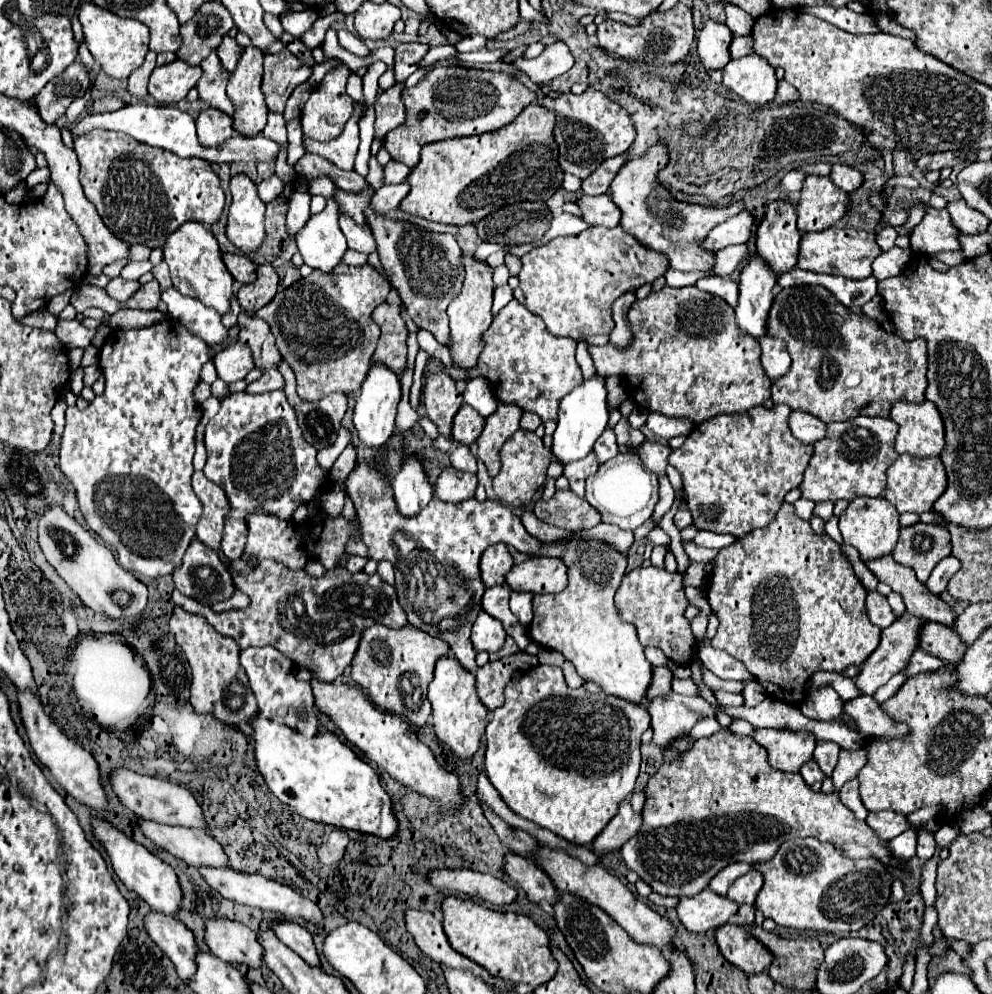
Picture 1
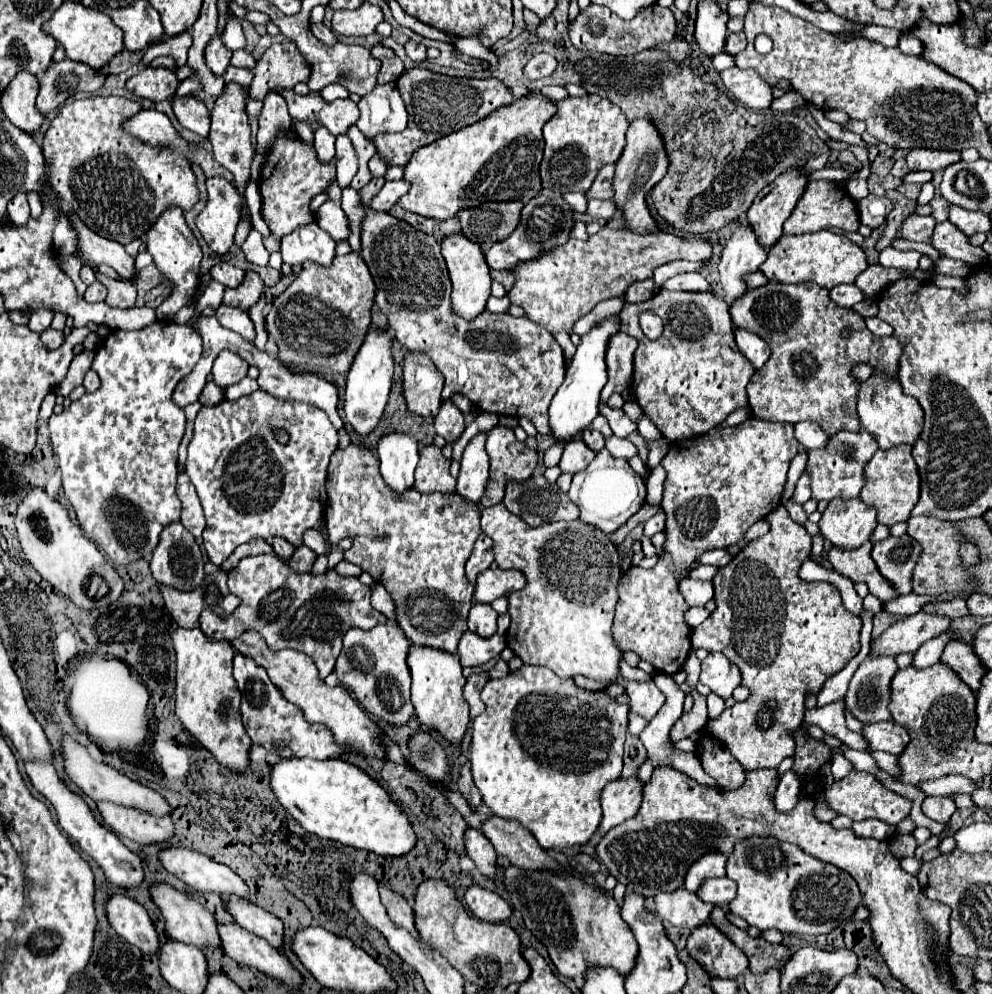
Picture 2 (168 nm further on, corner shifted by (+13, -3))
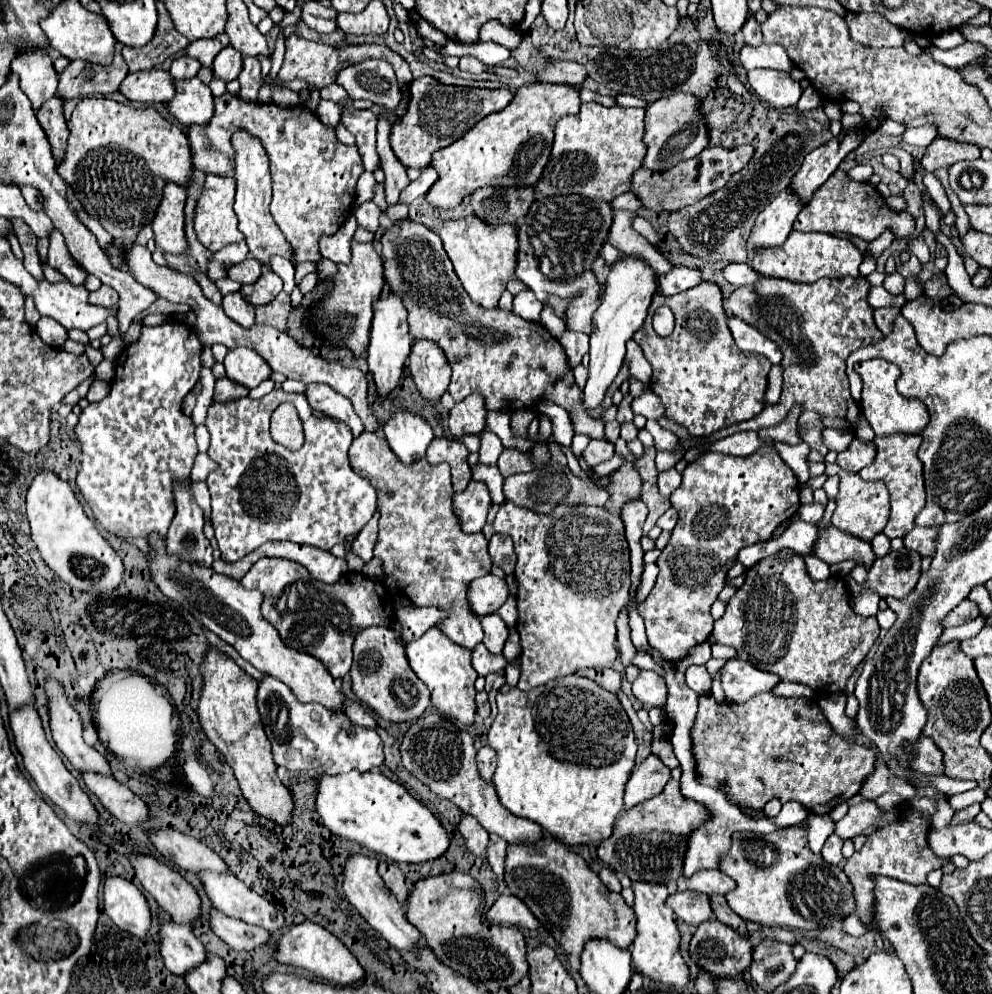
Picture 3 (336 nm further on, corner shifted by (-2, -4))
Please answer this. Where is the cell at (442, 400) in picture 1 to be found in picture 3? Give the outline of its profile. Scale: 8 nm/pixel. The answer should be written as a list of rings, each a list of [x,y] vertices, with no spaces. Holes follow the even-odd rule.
[[[428,340],[414,342],[408,356],[408,366],[422,398],[426,398],[428,402],[438,402],[448,390],[448,382],[452,376],[444,352]]]

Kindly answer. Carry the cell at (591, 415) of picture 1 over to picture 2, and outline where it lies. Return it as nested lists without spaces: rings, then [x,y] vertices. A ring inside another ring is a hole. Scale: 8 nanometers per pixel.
[[[613,315],[613,317],[599,321],[587,335],[581,337],[581,341],[577,345],[577,353],[575,353],[571,365],[567,367],[565,381],[559,387],[559,391],[555,393],[551,407],[549,407],[549,425],[551,425],[555,439],[573,439],[583,429],[587,429],[591,425],[591,421],[599,415],[599,411],[597,411],[599,393],[601,393],[603,385],[607,383],[605,351],[607,351],[609,339],[619,331],[619,325],[621,325],[619,315]]]

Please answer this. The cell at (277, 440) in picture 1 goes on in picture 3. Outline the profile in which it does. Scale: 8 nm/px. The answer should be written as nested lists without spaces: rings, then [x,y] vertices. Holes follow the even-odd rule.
[[[272,390],[260,400],[240,398],[234,402],[214,402],[208,410],[206,428],[210,432],[208,456],[220,464],[216,472],[206,478],[212,494],[212,524],[216,530],[218,548],[224,562],[236,562],[264,542],[290,540],[298,544],[310,544],[322,550],[330,550],[334,544],[344,542],[348,536],[360,532],[376,512],[376,490],[368,480],[352,472],[348,462],[348,448],[352,444],[352,432],[344,422],[324,416],[318,418],[308,406],[304,394],[288,394],[284,390]],[[290,402],[296,406],[300,418],[304,418],[306,442],[298,452],[292,452],[276,444],[270,436],[270,416],[282,404]]]

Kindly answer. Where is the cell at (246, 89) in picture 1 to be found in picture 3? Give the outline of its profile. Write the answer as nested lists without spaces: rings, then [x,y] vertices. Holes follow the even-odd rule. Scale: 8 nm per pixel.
[[[236,130],[236,134],[232,136],[232,146],[236,152],[236,156],[234,156],[234,178],[236,178],[234,212],[240,220],[240,232],[246,236],[250,254],[262,264],[266,264],[270,260],[270,256],[274,256],[274,254],[290,258],[292,248],[286,242],[284,234],[280,232],[280,228],[276,226],[276,222],[268,210],[270,198],[272,198],[272,180],[270,180],[268,154],[266,154],[262,142],[258,138],[252,138],[250,134],[246,134],[246,130]]]

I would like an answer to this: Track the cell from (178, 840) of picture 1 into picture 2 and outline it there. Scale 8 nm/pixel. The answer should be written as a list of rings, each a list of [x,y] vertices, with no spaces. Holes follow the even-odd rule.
[[[97,801],[103,821],[117,833],[139,845],[165,843],[173,837],[173,823],[169,817],[155,817],[143,809],[123,807],[111,801]]]

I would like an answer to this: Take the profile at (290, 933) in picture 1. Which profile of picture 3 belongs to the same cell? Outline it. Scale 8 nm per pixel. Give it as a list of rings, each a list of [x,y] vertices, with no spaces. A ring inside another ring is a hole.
[[[200,872],[200,880],[206,886],[206,892],[214,904],[216,910],[228,914],[230,918],[238,918],[244,920],[248,924],[256,924],[266,928],[268,932],[278,932],[284,926],[284,914],[272,904],[268,902],[264,896],[256,894],[250,886],[246,886],[244,882],[240,882],[234,874],[216,874],[216,872]]]

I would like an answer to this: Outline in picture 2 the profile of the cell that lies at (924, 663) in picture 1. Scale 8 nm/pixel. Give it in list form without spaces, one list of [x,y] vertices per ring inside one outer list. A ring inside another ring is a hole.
[[[945,631],[939,637],[929,639],[925,645],[921,645],[921,649],[917,649],[913,665],[915,667],[931,667],[933,663],[937,663],[941,659],[941,653],[943,653],[945,645],[953,639],[957,639],[957,635],[953,631]]]

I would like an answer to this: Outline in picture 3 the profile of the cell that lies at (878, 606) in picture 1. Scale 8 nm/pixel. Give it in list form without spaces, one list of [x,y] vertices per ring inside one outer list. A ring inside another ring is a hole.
[[[806,556],[804,562],[806,562],[808,574],[810,574],[812,580],[828,580],[828,578],[830,578],[830,568],[828,568],[828,564],[820,562],[820,558],[816,558],[816,556]]]

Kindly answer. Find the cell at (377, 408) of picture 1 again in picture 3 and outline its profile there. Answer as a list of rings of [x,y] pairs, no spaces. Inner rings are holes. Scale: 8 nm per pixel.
[[[388,294],[388,298],[380,298],[374,304],[374,320],[372,320],[372,332],[370,332],[370,346],[368,346],[368,368],[374,376],[378,398],[384,400],[398,384],[404,370],[404,362],[410,354],[412,338],[408,334],[408,322],[406,322],[406,308],[402,306],[402,300],[394,294]]]

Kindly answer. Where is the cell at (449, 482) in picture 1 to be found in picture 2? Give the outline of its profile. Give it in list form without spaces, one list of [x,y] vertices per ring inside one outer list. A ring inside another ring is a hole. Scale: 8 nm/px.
[[[427,445],[419,451],[419,465],[415,469],[415,489],[421,493],[453,493],[455,479],[449,473],[451,461],[443,457],[441,447]]]

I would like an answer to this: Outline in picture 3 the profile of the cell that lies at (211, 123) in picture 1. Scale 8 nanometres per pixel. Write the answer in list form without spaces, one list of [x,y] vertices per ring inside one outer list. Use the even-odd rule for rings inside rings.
[[[198,78],[176,80],[176,96],[168,102],[168,110],[186,126],[206,126],[214,114],[214,96]]]

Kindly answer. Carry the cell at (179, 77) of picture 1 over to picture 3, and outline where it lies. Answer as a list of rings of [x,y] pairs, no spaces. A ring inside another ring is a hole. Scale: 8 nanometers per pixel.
[[[142,70],[128,74],[120,84],[120,92],[136,102],[170,102],[176,86],[166,70]]]

